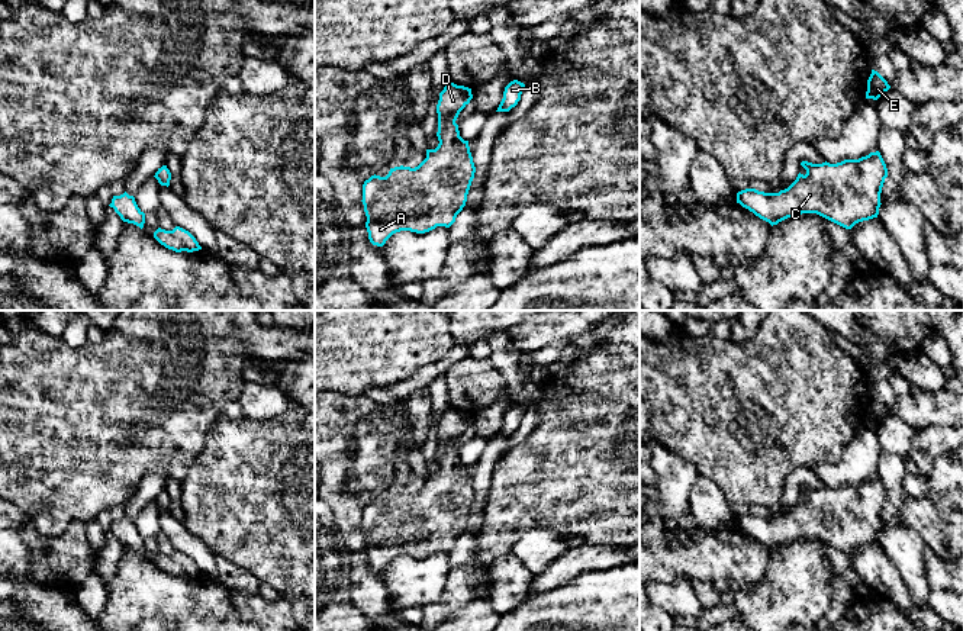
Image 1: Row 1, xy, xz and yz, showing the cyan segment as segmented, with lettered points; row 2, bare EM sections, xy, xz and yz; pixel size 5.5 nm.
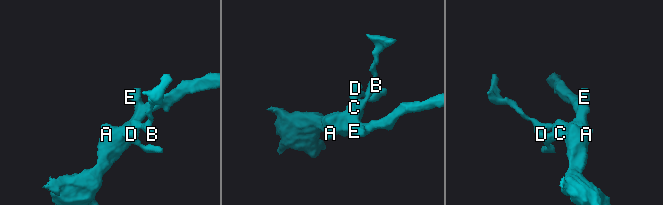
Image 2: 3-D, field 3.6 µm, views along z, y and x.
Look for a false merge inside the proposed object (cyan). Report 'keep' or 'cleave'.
keep

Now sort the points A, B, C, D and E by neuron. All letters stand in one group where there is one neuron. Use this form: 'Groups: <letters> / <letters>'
Groups: A B C D E

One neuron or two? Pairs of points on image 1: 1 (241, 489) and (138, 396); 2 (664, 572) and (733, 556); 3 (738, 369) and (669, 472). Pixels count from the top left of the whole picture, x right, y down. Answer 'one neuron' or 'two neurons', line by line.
1: two neurons
2: one neuron
3: two neurons

